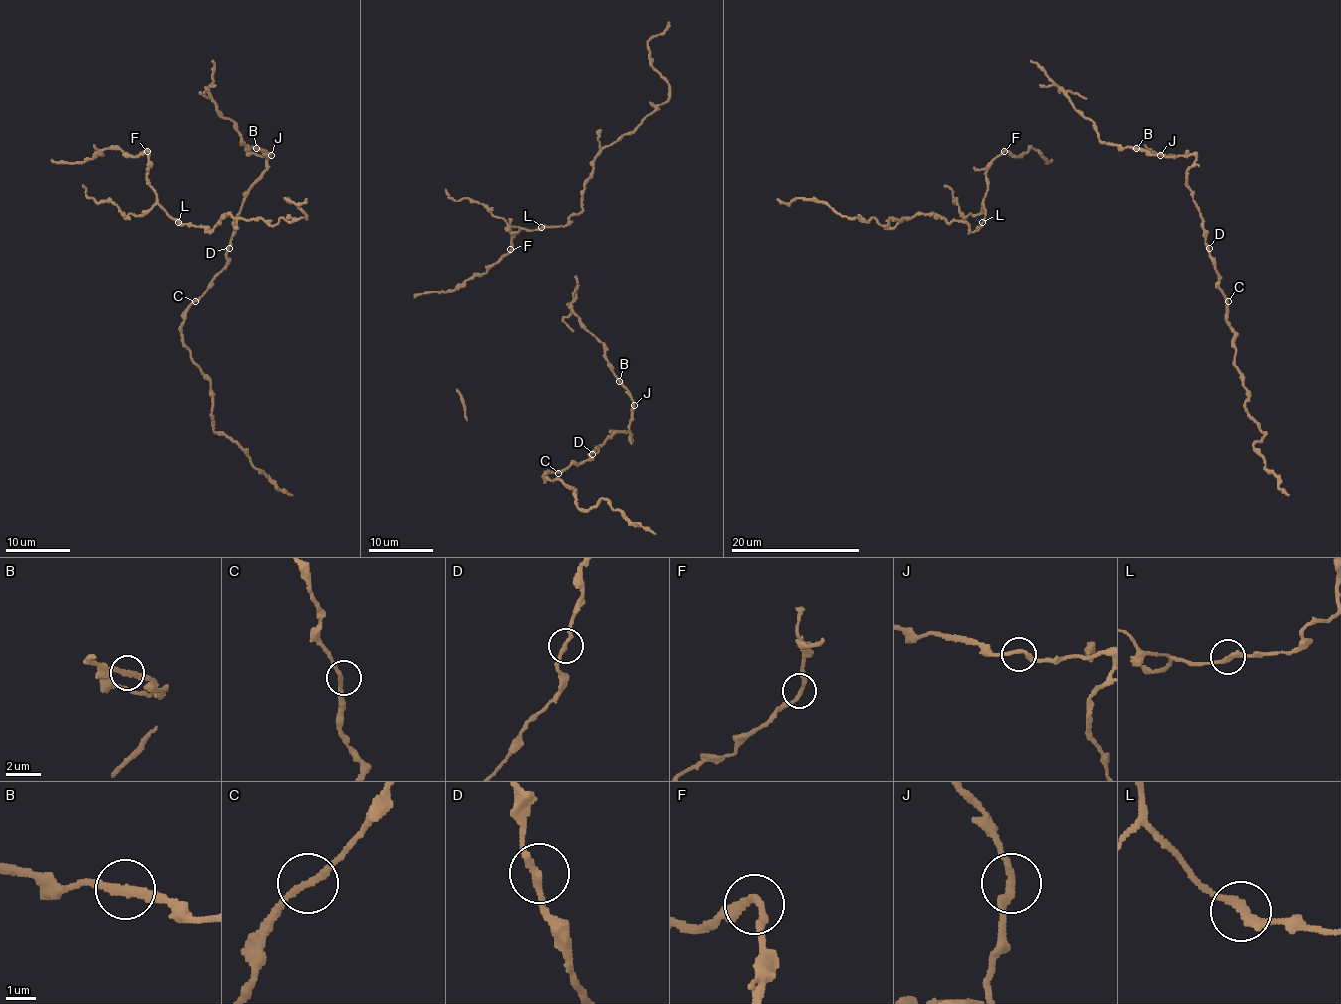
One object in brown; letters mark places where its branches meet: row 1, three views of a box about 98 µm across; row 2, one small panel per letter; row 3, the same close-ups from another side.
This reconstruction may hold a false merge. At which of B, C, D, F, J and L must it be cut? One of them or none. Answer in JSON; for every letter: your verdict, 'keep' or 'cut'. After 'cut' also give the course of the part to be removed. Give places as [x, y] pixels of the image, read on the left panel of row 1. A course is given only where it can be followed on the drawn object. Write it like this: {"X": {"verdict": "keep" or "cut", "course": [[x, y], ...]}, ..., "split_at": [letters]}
{"B": {"verdict": "keep"}, "C": {"verdict": "keep"}, "D": {"verdict": "keep"}, "F": {"verdict": "keep"}, "J": {"verdict": "keep"}, "L": {"verdict": "keep"}, "split_at": []}

